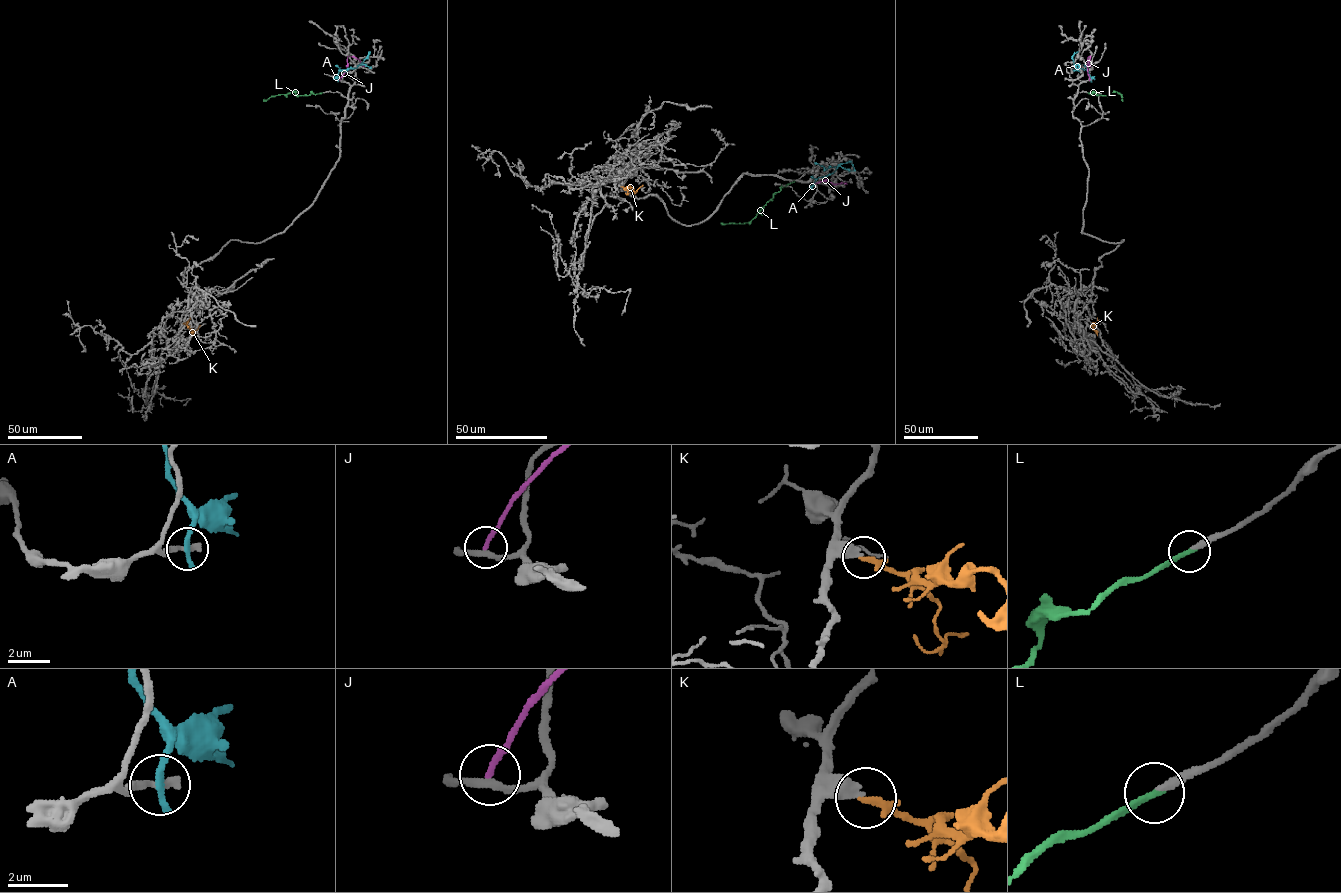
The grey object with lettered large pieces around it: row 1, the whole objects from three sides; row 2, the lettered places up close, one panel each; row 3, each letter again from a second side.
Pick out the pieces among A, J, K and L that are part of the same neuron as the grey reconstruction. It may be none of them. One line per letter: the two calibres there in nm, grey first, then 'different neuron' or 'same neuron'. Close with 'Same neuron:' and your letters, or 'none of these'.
A: 280/280 nm | different neuron
J: 200/220 nm | different neuron
K: 440/240 nm | same neuron
L: 200/240 nm | same neuron
Same neuron: K, L

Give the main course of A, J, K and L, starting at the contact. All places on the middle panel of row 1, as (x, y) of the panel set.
A: (814, 184), (817, 178), (832, 174), (841, 164), (850, 161), (853, 169)
J: (816, 183), (826, 180), (846, 184)
K: (621, 186), (632, 187), (635, 192), (643, 185)
L: (794, 181), (775, 193), (750, 222), (721, 224)

